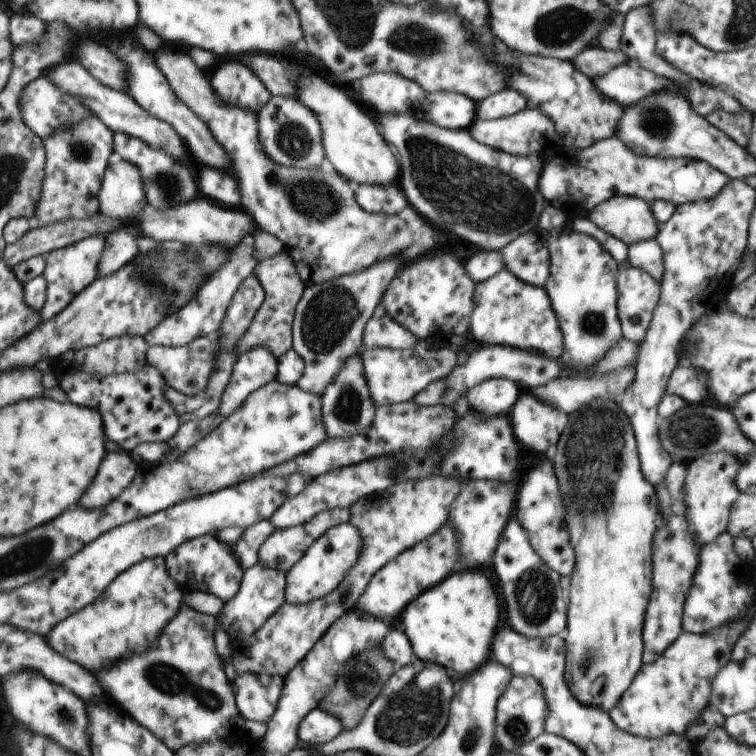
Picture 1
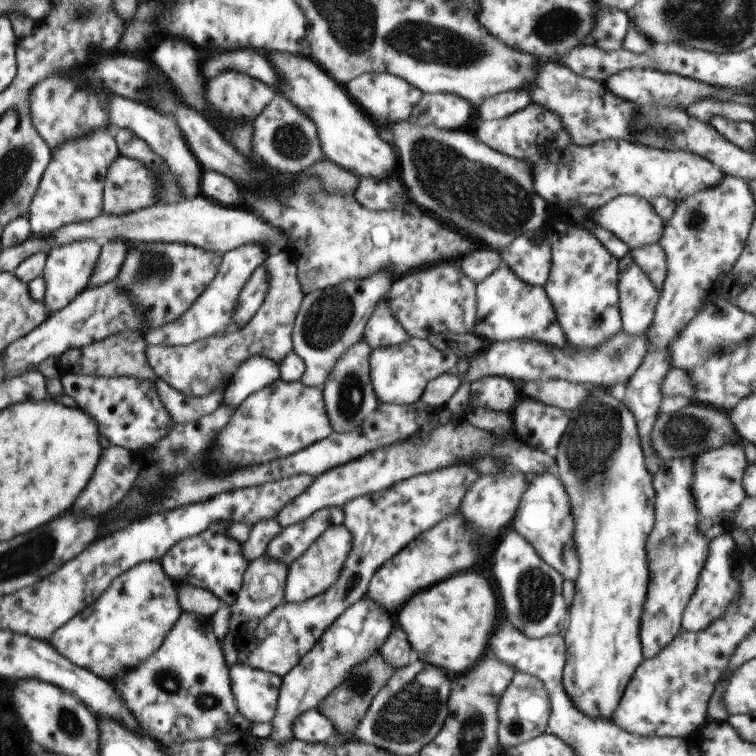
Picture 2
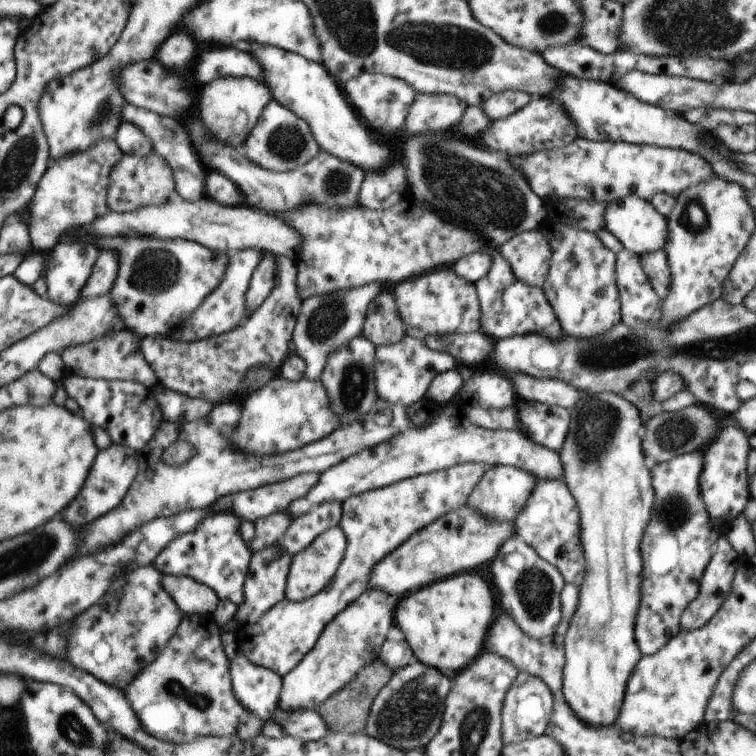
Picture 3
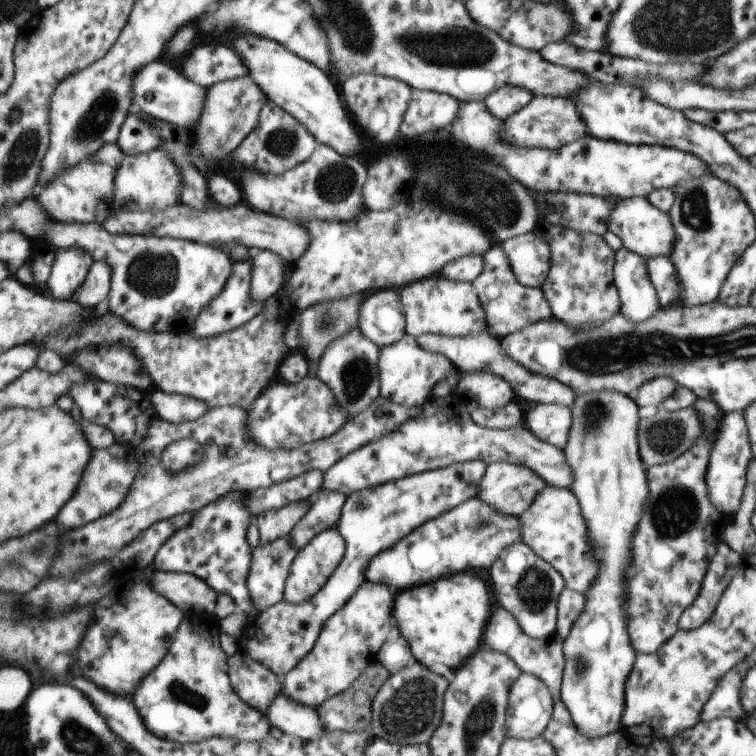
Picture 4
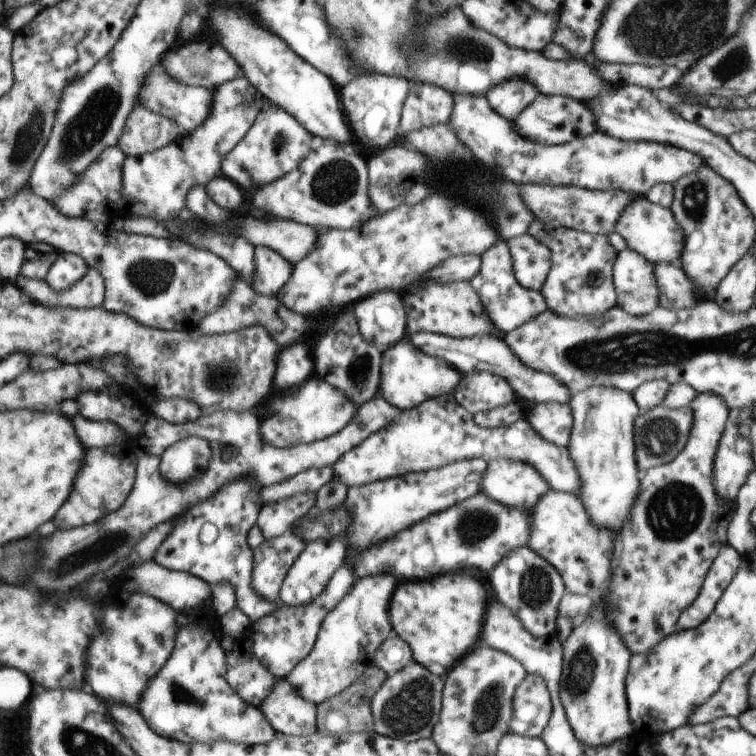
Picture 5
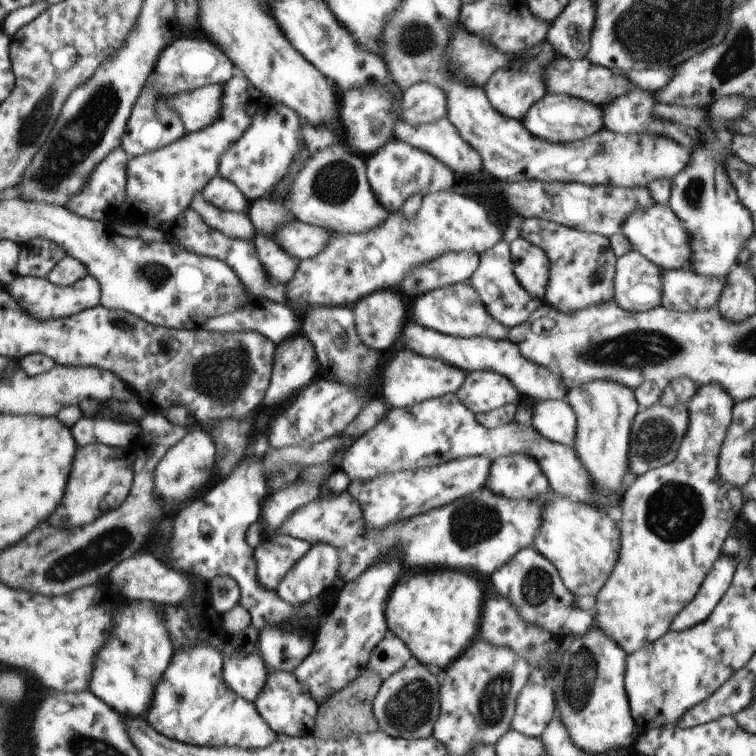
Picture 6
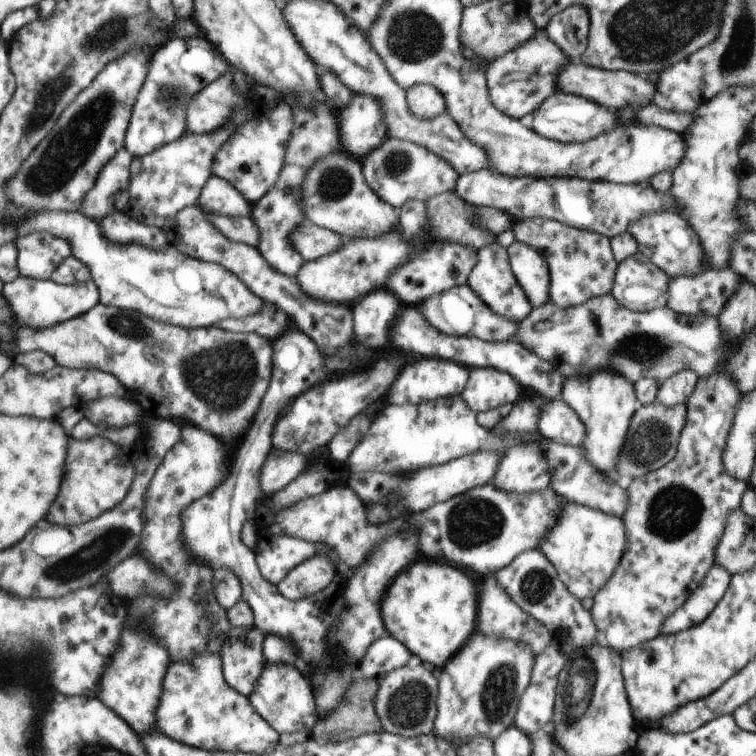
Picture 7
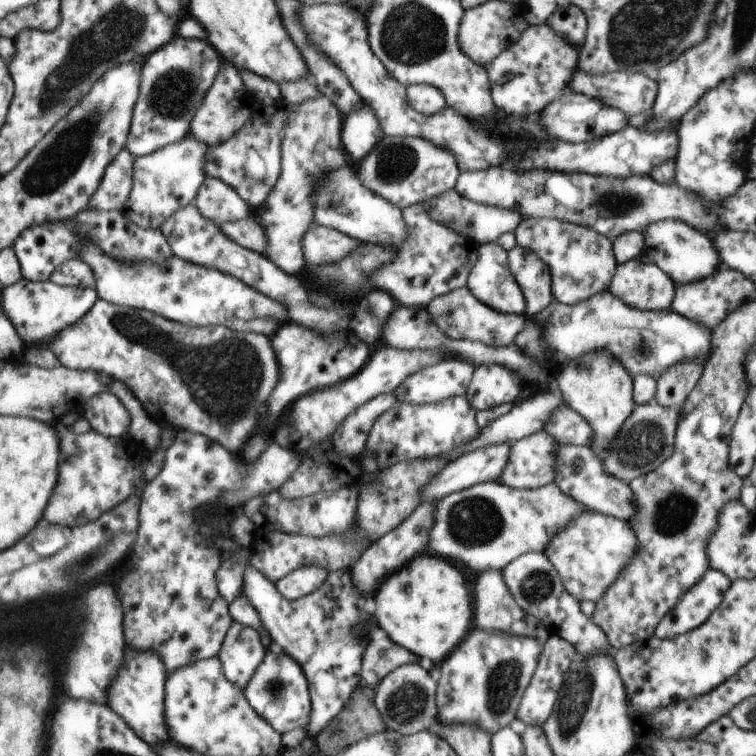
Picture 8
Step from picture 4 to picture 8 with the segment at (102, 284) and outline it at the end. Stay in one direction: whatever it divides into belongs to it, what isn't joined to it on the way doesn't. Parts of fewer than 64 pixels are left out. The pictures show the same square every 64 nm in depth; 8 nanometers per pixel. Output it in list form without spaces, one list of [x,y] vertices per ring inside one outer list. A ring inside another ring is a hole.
[[[52,279],[46,282],[20,280],[4,288],[4,312],[18,332],[24,351],[38,348],[38,352],[48,350],[65,328],[76,324],[94,306],[99,296],[93,288],[72,288],[58,286]]]

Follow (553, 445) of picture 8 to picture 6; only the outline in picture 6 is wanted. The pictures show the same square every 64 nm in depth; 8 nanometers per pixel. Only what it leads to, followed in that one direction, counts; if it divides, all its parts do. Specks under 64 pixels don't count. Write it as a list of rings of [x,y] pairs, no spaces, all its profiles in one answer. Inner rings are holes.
[[[528,454],[498,457],[492,461],[485,484],[496,496],[508,500],[546,499],[551,488],[536,458]]]

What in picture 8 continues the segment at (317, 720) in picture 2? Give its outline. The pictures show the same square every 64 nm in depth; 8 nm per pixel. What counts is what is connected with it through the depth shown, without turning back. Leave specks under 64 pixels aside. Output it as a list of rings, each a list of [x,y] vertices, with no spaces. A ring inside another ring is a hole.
[[[275,644],[266,650],[260,666],[243,691],[249,705],[281,735],[294,728],[306,729],[308,726],[312,709],[307,678],[302,667]]]

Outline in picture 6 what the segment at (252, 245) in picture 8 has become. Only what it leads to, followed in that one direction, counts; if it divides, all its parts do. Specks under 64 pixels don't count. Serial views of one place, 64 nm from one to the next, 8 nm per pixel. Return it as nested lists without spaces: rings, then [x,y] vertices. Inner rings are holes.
[[[202,192],[194,194],[189,208],[198,212],[208,226],[219,230],[224,236],[228,236],[232,240],[253,241],[256,236],[255,226],[247,213],[218,210],[210,202],[204,200]]]

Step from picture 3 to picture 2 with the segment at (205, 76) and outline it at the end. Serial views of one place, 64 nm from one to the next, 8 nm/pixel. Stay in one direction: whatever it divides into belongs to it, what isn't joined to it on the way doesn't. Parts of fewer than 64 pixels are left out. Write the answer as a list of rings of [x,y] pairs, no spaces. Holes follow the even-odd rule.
[[[236,50],[236,52],[226,52],[226,54],[214,54],[202,66],[202,72],[206,78],[212,78],[224,70],[246,72],[248,76],[264,82],[269,88],[278,89],[278,74],[276,74],[274,66],[260,52]]]

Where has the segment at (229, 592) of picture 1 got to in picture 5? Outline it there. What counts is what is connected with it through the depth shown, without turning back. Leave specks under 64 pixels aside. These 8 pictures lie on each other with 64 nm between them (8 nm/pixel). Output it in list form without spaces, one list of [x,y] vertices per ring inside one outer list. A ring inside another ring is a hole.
[[[232,482],[226,488],[220,488],[212,498],[199,501],[196,506],[184,514],[174,532],[160,544],[155,552],[155,560],[170,570],[184,571],[193,574],[207,582],[210,586],[220,584],[222,580],[230,582],[236,590],[237,607],[250,618],[252,624],[260,618],[272,614],[283,603],[280,600],[268,602],[252,588],[252,573],[254,570],[253,550],[250,549],[246,537],[252,526],[257,524],[258,513],[262,506],[260,484],[250,482]],[[206,524],[212,524],[218,529],[218,537],[211,544],[200,540],[200,532]]]

